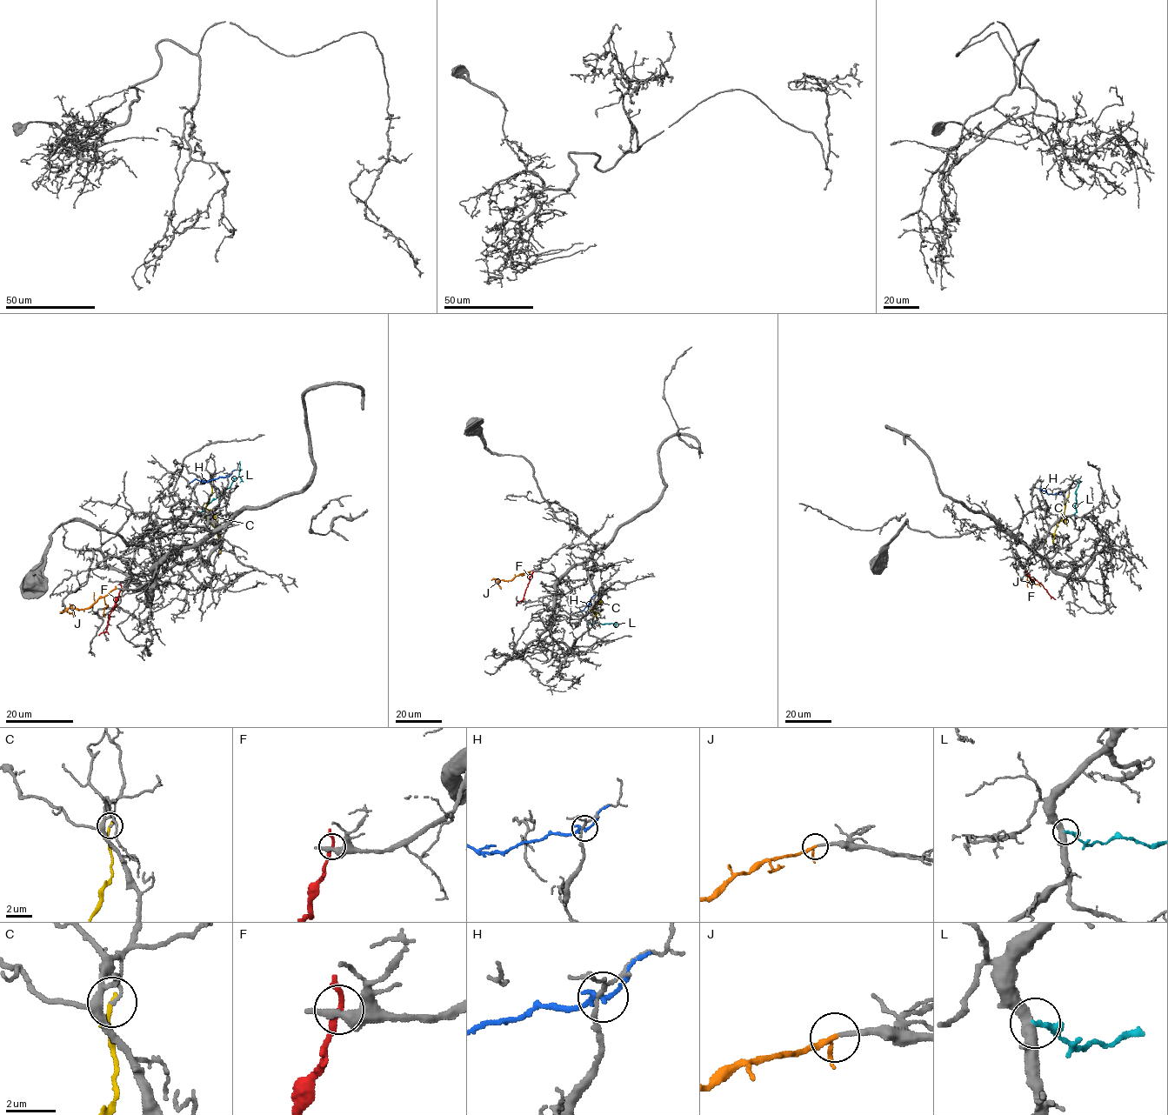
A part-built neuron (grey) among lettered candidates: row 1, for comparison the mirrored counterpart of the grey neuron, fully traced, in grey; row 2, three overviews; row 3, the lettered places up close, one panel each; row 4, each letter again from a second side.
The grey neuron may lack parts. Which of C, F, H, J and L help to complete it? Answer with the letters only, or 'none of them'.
J

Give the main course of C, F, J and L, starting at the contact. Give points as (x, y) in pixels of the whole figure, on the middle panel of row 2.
C: (595, 617), (591, 610), (602, 602)
F: (533, 570), (523, 598), (517, 603)
J: (530, 570), (510, 580), (497, 579), (501, 589)
L: (588, 622), (613, 624), (615, 626)

